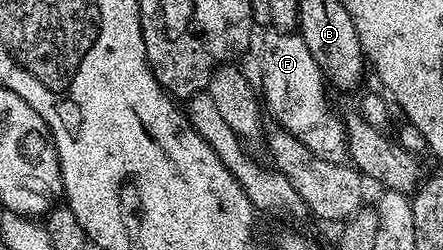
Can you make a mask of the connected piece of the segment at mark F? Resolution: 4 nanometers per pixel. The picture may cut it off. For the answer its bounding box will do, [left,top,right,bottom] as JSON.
[259,31,349,164]

